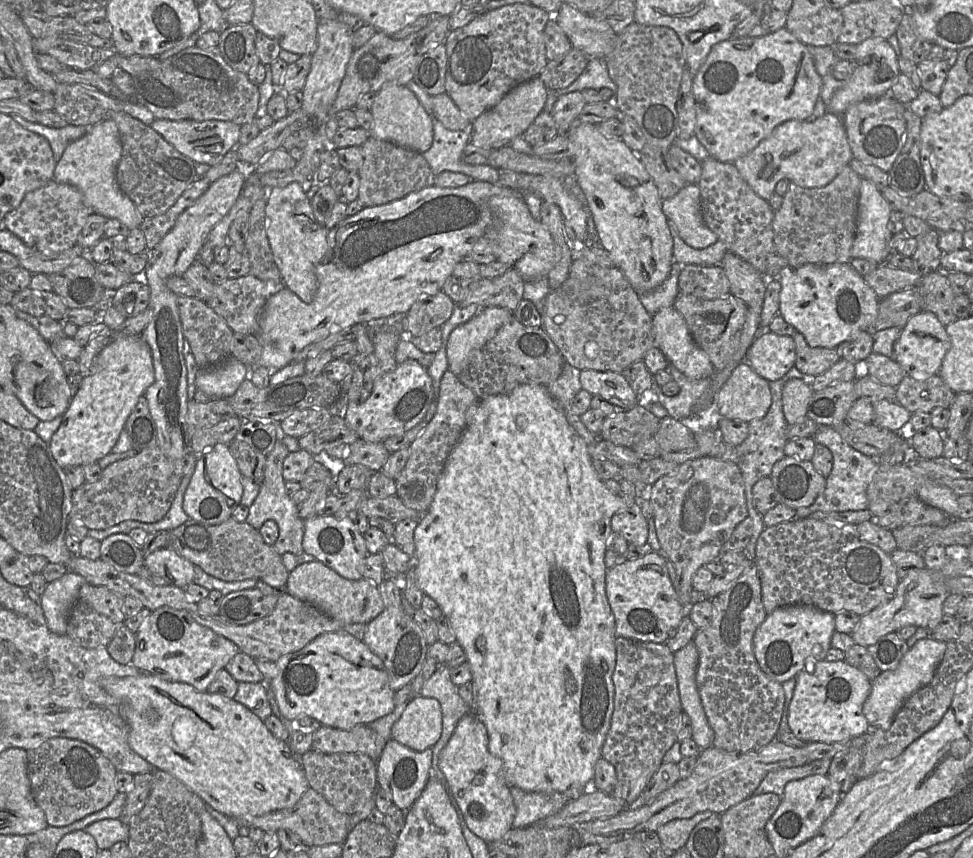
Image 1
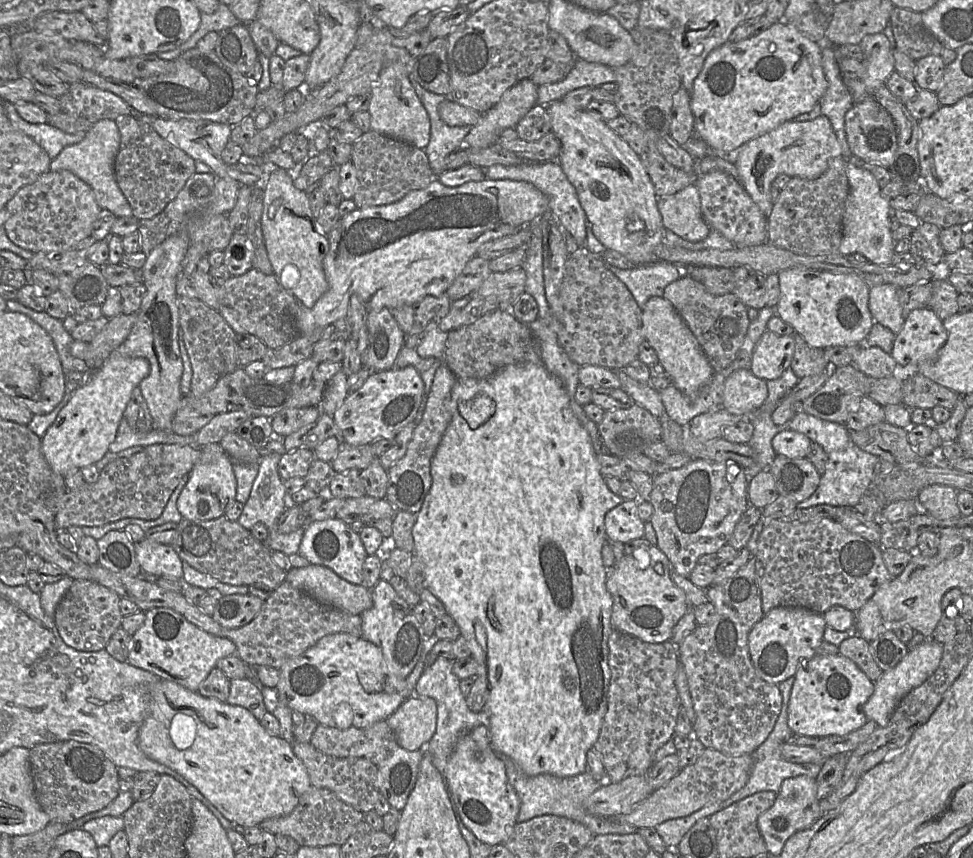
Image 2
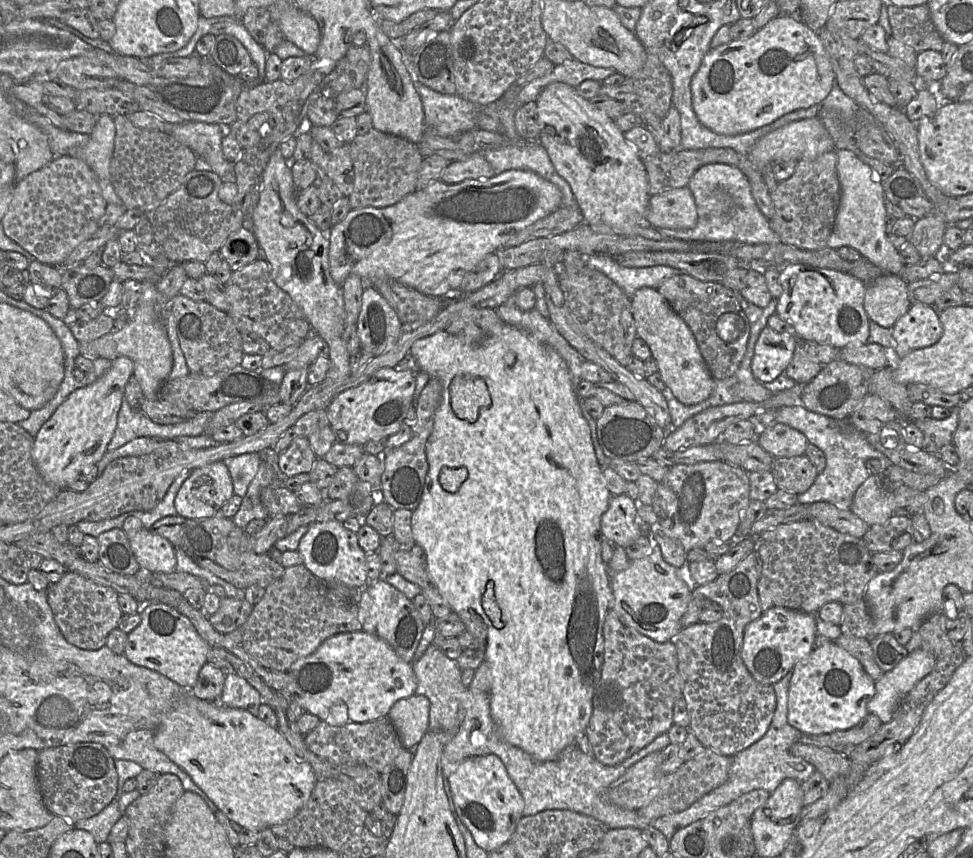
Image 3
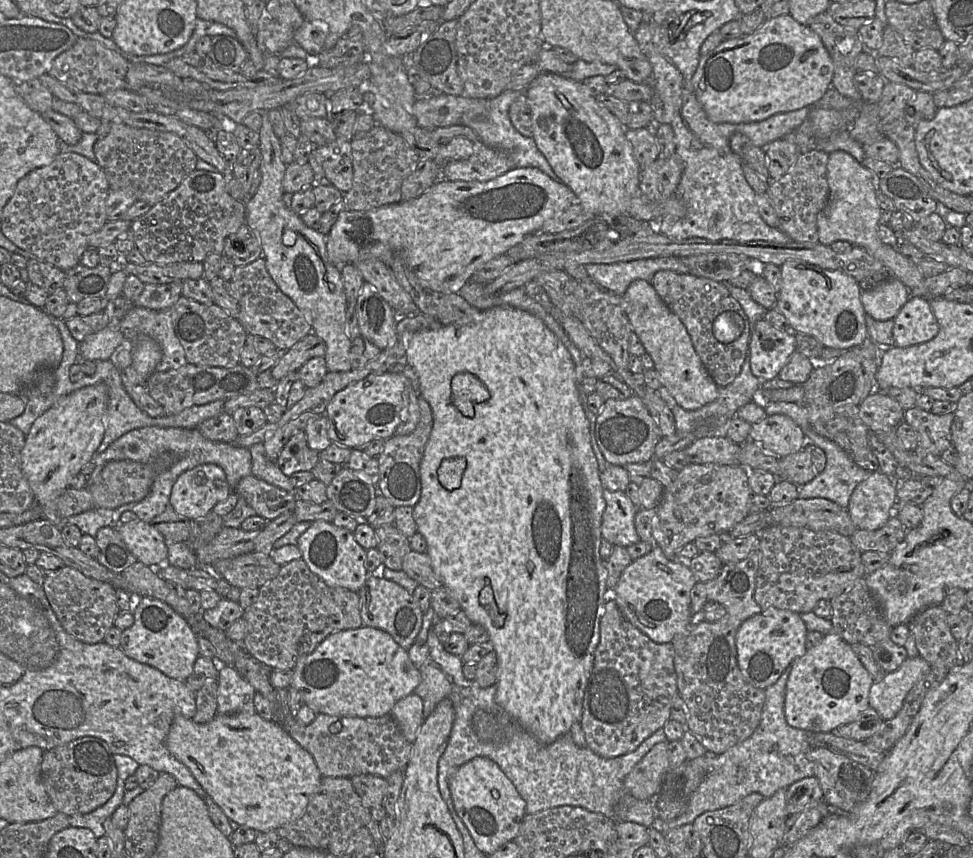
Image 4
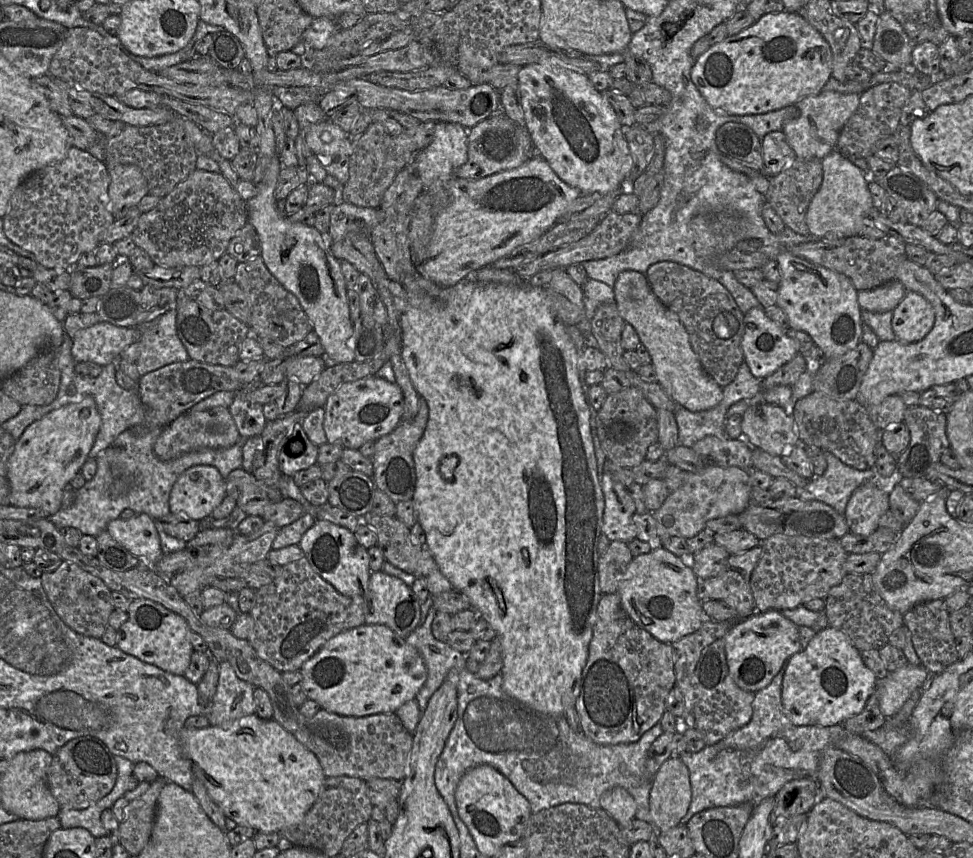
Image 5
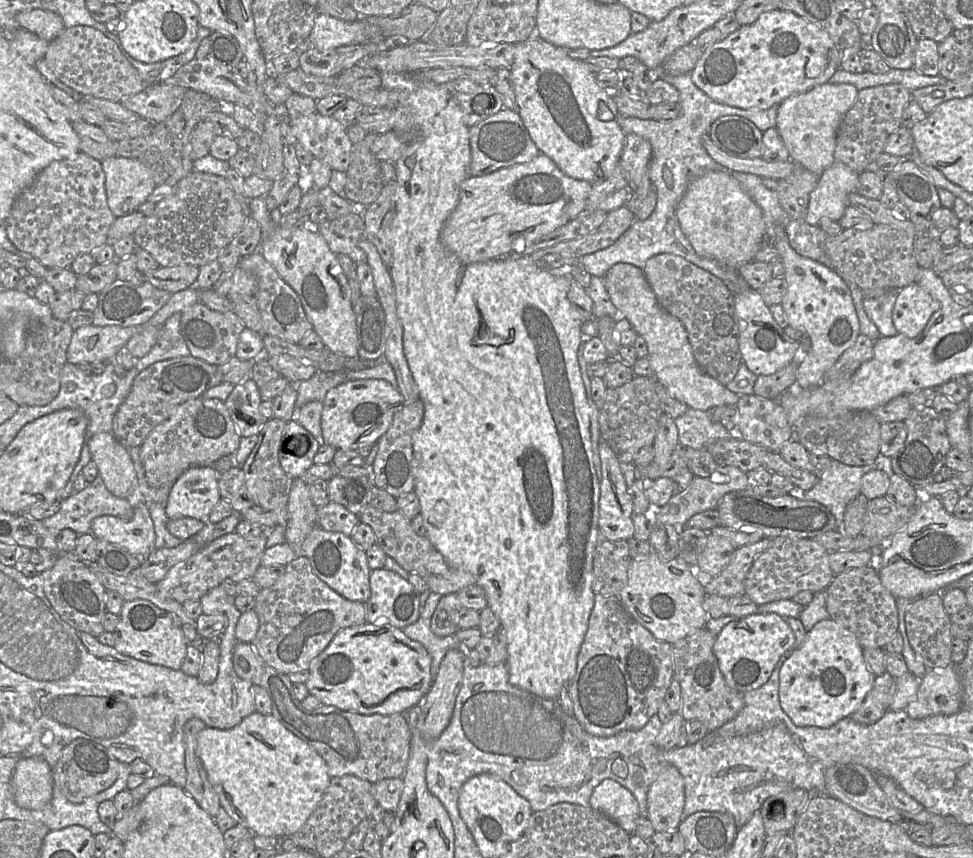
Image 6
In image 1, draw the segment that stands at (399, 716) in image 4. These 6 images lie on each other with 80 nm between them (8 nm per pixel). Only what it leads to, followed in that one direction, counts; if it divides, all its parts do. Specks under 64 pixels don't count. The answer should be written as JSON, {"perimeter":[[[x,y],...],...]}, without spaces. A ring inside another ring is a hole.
{"perimeter":[[[414,696],[391,729],[391,738],[414,751],[431,749],[442,733],[442,709],[435,698]]]}

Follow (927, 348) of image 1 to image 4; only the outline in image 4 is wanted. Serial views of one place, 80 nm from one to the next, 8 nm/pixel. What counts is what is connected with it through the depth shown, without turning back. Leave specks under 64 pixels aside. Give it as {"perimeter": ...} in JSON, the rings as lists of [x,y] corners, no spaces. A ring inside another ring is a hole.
{"perimeter":[[[910,296],[893,320],[894,345],[901,348],[927,342],[939,331],[929,300],[921,297]]]}

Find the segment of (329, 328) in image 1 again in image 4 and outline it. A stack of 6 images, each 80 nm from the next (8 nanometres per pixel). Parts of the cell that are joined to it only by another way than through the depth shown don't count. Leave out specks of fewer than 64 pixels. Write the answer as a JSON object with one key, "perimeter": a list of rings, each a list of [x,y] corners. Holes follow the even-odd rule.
{"perimeter":[[[513,168],[489,181],[449,181],[439,179],[419,197],[369,210],[343,210],[326,235],[327,257],[340,272],[345,264],[378,259],[388,267],[394,256],[401,256],[422,285],[435,291],[456,292],[471,275],[496,256],[507,253],[527,235],[539,233],[543,223],[574,203],[572,190],[537,168]]]}

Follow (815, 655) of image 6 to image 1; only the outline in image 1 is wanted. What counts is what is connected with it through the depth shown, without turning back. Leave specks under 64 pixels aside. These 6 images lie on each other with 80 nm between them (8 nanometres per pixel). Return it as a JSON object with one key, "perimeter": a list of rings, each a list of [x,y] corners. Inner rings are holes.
{"perimeter":[[[821,660],[805,666],[796,676],[788,710],[788,726],[805,743],[837,743],[864,735],[870,725],[863,715],[863,704],[872,682],[846,661]]]}

